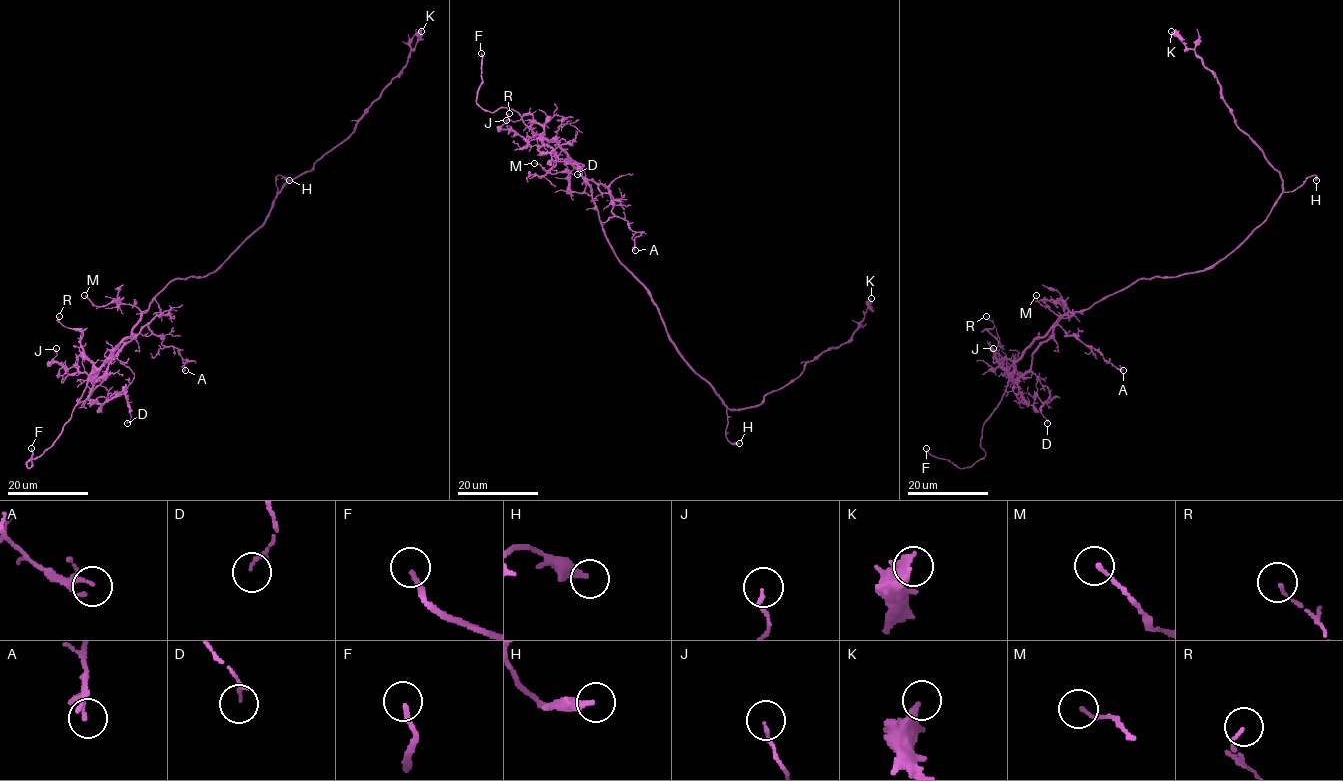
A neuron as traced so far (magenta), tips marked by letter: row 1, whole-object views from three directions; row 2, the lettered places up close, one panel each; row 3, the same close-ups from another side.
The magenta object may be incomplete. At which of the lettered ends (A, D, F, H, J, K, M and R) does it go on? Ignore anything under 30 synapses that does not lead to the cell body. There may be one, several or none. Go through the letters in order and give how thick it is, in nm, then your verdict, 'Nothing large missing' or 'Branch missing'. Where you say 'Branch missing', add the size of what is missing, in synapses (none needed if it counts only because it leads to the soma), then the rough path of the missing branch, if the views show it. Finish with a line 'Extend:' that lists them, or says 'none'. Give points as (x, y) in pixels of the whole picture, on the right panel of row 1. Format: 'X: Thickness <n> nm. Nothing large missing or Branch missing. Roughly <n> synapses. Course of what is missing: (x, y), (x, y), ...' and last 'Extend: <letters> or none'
A: Thickness 90 nm. Nothing large missing
D: Thickness 140 nm. Nothing large missing
F: Thickness 180 nm. Branch missing
H: Thickness 320 nm. Nothing large missing
J: Thickness 110 nm. Nothing large missing
K: Thickness 190 nm. Nothing large missing
M: Thickness 130 nm. Nothing large missing
R: Thickness 80 nm. Nothing large missing
Extend: F

